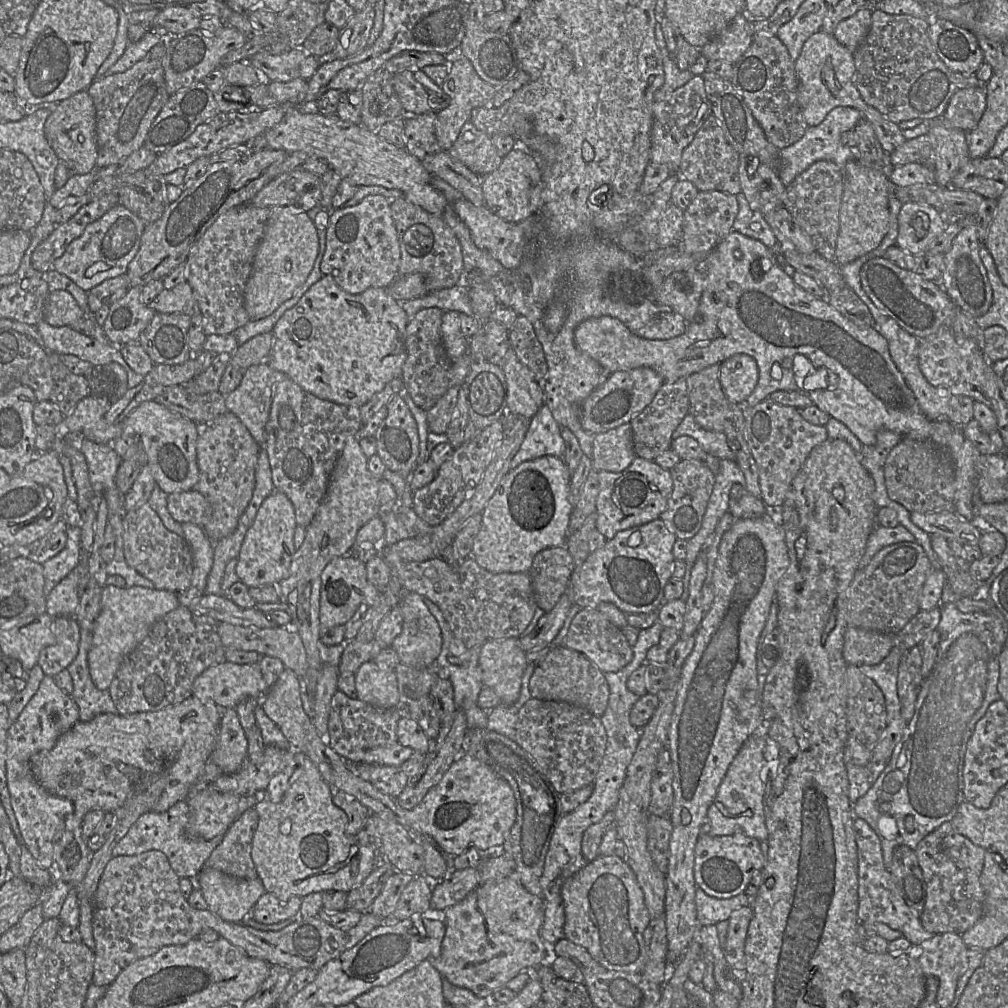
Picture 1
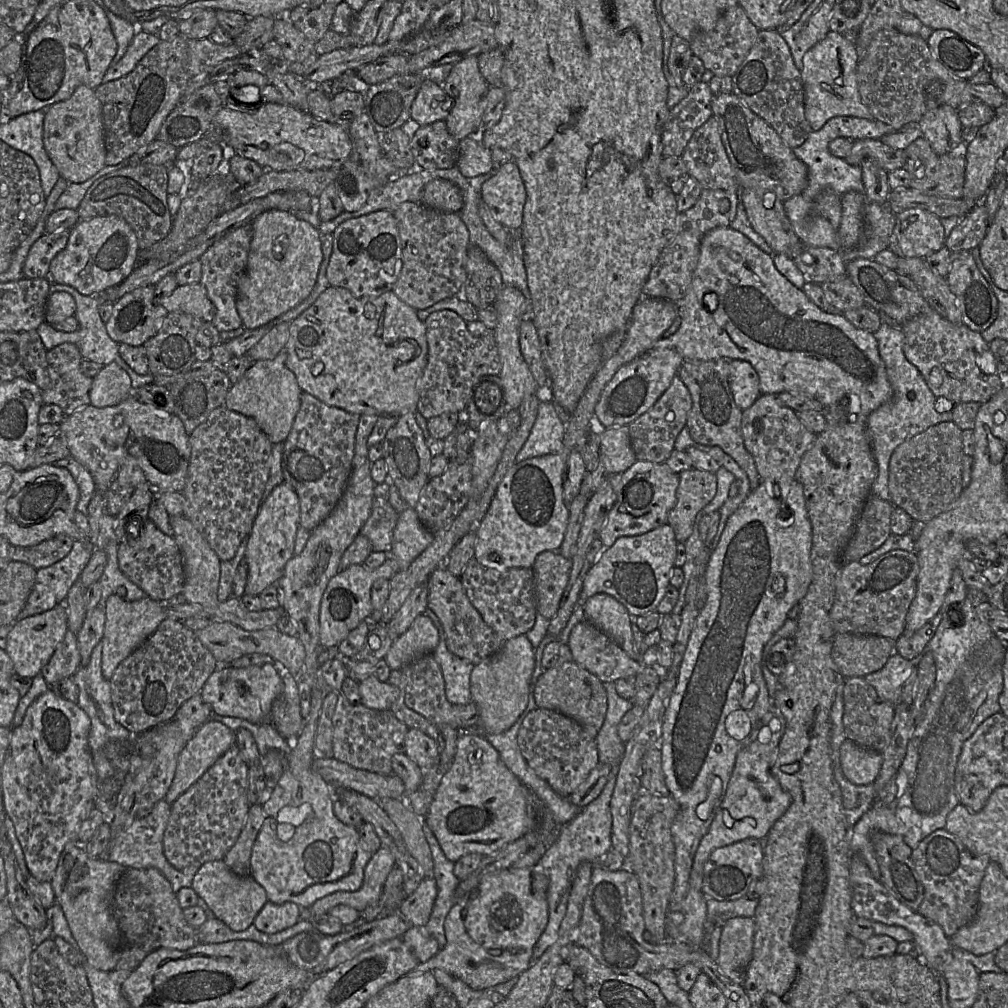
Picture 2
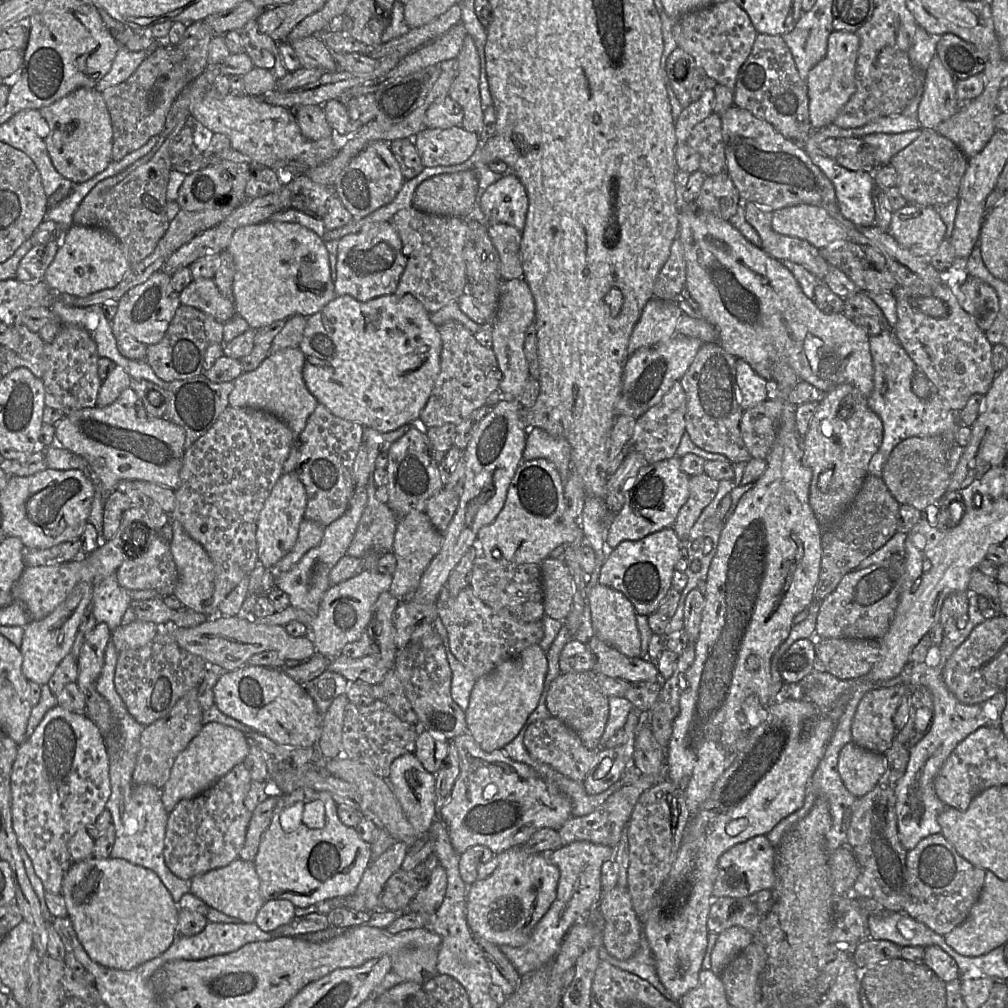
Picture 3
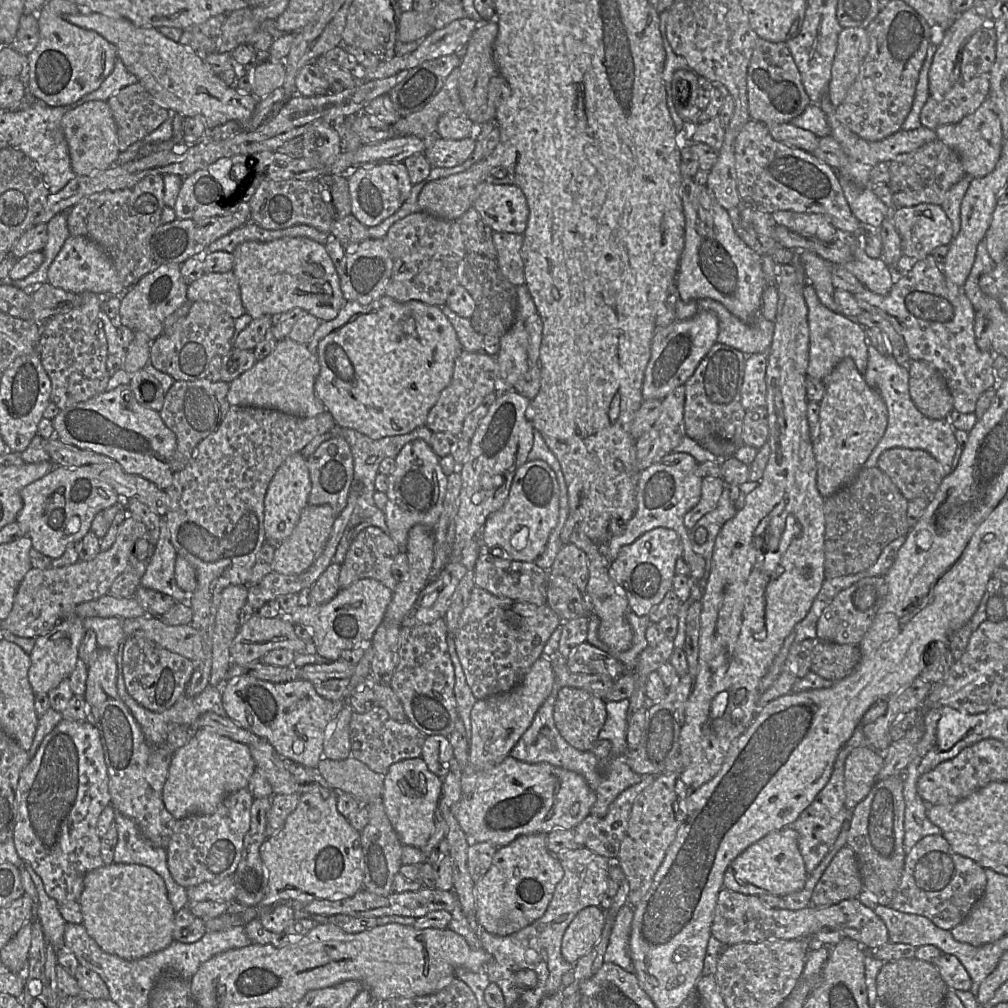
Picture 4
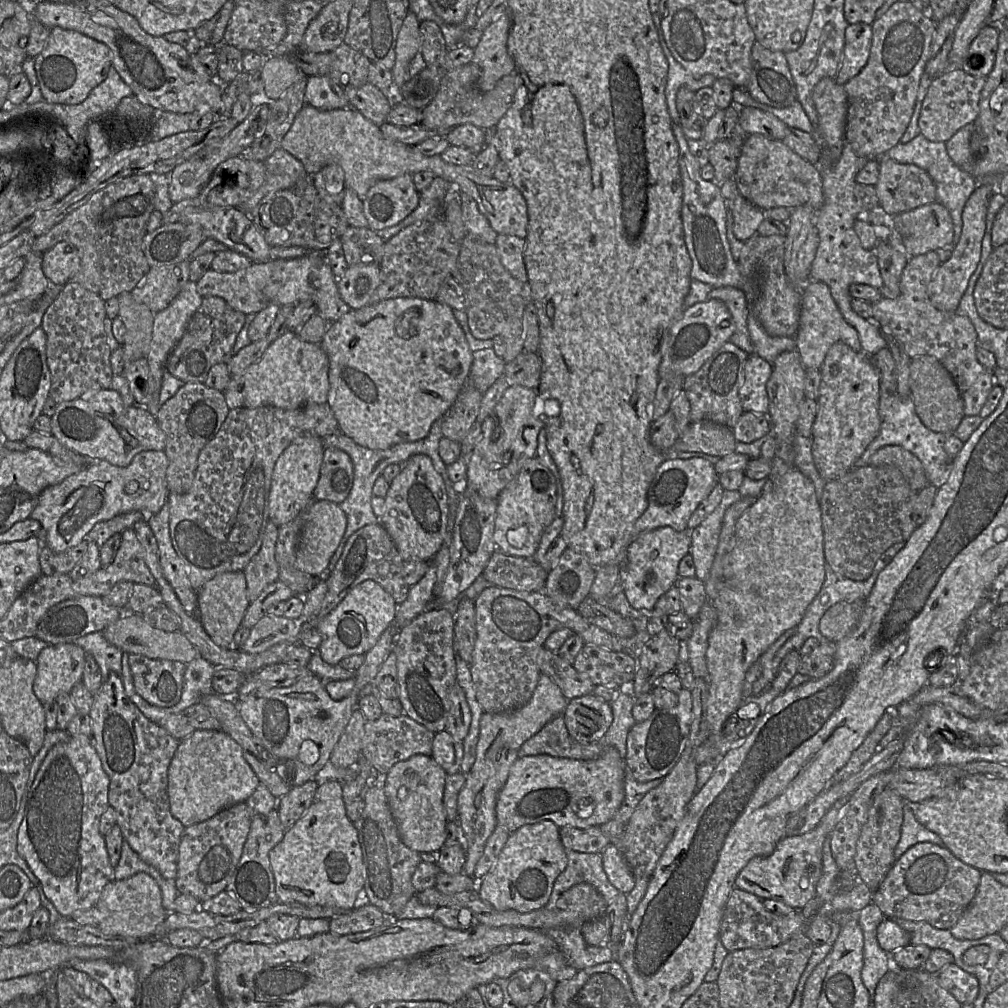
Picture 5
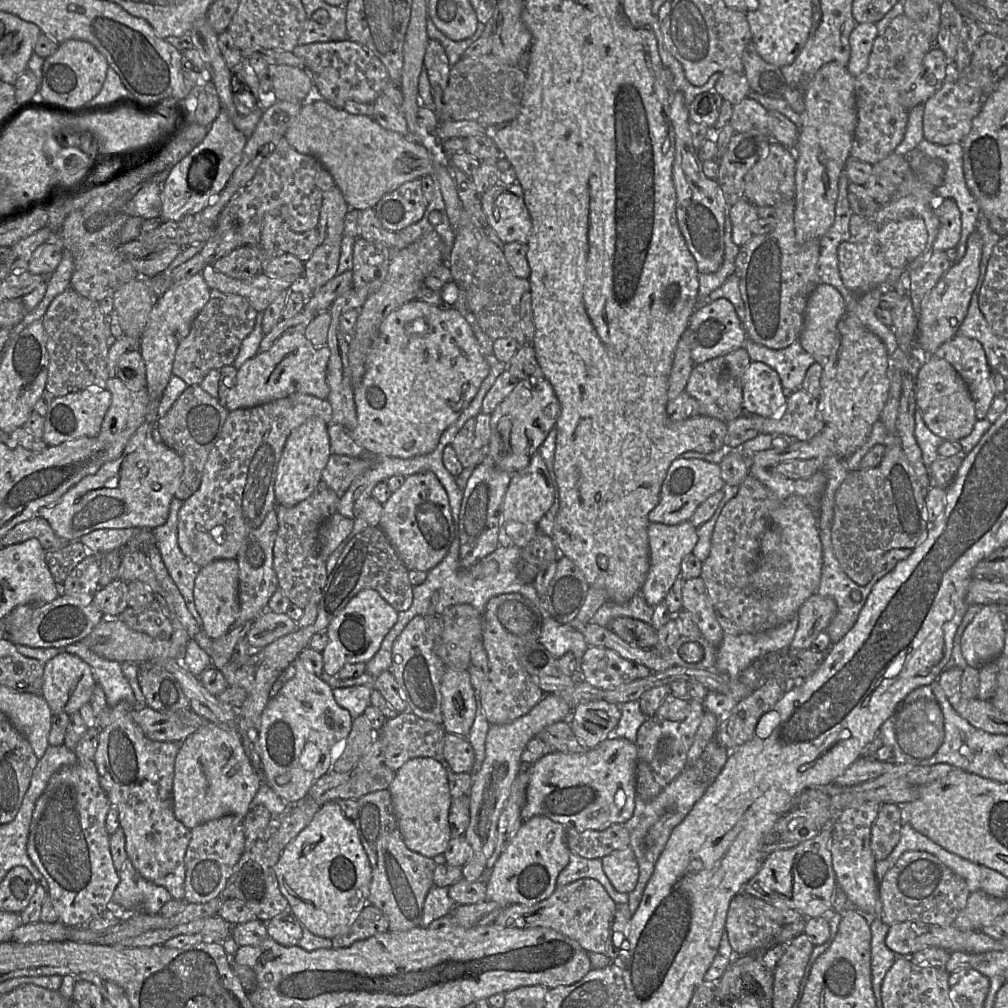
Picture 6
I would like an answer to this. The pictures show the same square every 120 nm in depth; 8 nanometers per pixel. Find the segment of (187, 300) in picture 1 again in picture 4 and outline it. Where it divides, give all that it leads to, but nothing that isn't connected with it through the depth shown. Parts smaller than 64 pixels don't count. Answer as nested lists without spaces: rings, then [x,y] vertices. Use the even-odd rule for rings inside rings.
[[[232,271],[203,274],[187,288],[190,302],[210,302],[222,308],[233,319],[246,314],[238,280]]]

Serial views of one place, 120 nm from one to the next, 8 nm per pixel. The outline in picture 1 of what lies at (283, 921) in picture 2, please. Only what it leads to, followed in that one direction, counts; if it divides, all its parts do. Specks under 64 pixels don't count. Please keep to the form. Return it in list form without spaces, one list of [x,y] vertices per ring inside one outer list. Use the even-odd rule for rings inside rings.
[[[265,892],[256,902],[247,919],[254,919],[262,924],[275,924],[298,914],[302,897],[292,896],[282,902],[275,895]]]

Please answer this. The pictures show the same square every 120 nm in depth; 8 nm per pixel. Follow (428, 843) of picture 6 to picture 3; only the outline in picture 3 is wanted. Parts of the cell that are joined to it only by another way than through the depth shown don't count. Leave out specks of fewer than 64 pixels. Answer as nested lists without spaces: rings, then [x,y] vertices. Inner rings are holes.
[[[406,753],[393,760],[386,781],[417,834],[427,835],[435,818],[435,774],[426,771],[413,753]]]

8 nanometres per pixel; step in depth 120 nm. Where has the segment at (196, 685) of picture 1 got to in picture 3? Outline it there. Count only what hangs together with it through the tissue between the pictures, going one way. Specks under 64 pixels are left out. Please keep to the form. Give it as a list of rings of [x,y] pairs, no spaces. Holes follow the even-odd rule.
[[[246,665],[226,672],[214,687],[214,704],[226,716],[278,744],[317,747],[324,714],[319,712],[304,686],[295,682],[282,668]]]

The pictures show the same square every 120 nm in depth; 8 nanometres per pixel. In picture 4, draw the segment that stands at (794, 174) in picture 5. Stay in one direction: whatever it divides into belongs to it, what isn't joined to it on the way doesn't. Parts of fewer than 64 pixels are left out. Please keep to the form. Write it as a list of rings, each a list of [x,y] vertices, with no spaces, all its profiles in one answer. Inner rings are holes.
[[[750,119],[734,144],[737,186],[742,204],[768,213],[790,210],[822,214],[840,232],[863,233],[865,226],[853,215],[844,197],[838,172],[812,153],[776,141],[766,124]]]

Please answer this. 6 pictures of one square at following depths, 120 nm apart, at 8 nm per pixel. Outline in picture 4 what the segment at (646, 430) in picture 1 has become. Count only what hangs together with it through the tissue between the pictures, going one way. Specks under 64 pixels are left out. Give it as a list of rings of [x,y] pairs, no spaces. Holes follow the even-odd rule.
[[[684,385],[678,386],[662,399],[660,416],[652,428],[659,432],[666,453],[674,452],[686,436],[684,406]]]

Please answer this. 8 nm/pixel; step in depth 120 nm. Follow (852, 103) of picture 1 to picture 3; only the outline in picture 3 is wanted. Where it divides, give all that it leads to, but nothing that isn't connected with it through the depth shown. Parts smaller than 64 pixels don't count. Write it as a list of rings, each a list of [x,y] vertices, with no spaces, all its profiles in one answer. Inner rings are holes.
[[[833,30],[828,37],[826,56],[810,71],[806,80],[809,119],[813,129],[833,123],[856,90],[855,69],[860,39],[857,33]]]

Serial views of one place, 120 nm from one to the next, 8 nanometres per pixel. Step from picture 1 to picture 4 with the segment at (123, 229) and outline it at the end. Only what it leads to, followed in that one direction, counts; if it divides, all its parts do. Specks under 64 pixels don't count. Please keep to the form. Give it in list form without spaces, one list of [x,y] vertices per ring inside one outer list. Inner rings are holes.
[[[69,236],[66,239],[49,266],[47,283],[74,294],[91,292],[99,296],[118,296],[122,299],[128,292],[123,287],[112,261],[105,251],[95,242],[82,236]]]

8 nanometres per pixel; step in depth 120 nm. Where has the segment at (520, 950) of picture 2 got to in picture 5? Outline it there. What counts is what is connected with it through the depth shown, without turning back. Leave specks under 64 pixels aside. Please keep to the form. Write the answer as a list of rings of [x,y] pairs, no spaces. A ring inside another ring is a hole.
[[[550,820],[527,824],[511,833],[492,868],[478,881],[481,898],[497,910],[514,909],[526,913],[545,906],[555,879],[568,862],[559,833],[560,828]]]

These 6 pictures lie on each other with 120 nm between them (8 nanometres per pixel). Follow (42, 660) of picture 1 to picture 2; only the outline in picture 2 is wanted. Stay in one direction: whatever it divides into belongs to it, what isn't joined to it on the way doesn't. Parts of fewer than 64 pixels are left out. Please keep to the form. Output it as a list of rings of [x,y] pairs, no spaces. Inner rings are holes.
[[[69,629],[64,639],[57,646],[49,662],[42,668],[40,674],[48,685],[64,679],[71,678],[81,667],[80,651],[77,634]]]

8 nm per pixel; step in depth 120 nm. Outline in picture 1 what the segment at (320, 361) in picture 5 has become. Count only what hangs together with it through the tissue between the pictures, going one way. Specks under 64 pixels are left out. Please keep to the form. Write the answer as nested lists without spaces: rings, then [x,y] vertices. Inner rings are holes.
[[[267,363],[253,365],[245,370],[239,386],[225,396],[227,409],[240,419],[259,445],[265,443],[265,425],[275,386],[286,377]]]

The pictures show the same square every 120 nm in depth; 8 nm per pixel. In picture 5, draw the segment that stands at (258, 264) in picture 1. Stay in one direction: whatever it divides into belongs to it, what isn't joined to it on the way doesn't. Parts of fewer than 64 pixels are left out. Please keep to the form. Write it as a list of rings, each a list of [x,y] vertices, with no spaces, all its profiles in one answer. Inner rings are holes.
[[[310,251],[299,258],[288,259],[284,268],[284,283],[274,296],[274,303],[280,306],[296,305],[311,300],[318,309],[317,314],[327,322],[335,322],[352,309],[343,301],[338,291],[338,279],[334,276],[330,265],[324,258],[324,253]]]

